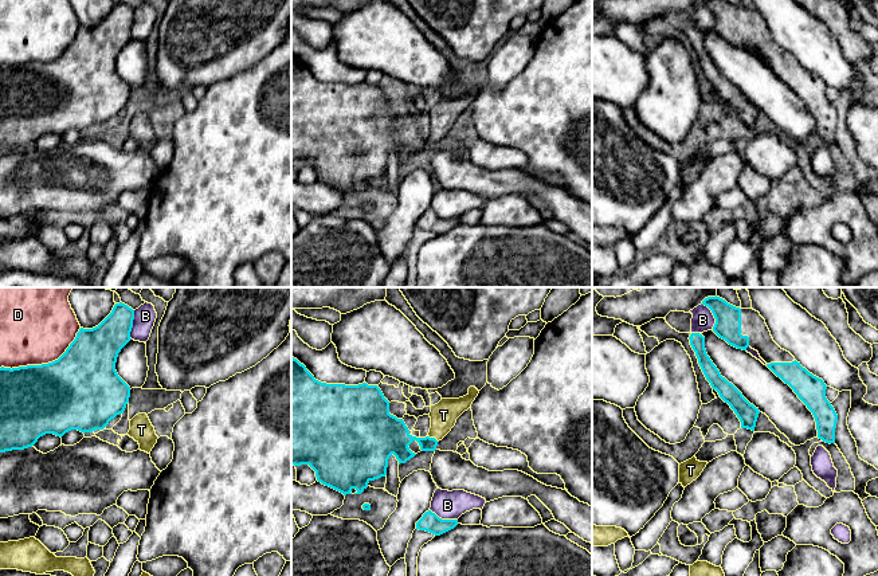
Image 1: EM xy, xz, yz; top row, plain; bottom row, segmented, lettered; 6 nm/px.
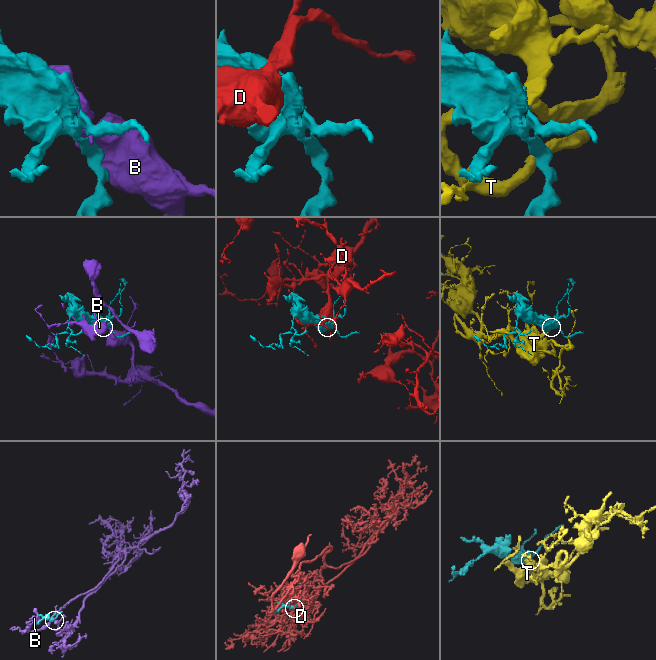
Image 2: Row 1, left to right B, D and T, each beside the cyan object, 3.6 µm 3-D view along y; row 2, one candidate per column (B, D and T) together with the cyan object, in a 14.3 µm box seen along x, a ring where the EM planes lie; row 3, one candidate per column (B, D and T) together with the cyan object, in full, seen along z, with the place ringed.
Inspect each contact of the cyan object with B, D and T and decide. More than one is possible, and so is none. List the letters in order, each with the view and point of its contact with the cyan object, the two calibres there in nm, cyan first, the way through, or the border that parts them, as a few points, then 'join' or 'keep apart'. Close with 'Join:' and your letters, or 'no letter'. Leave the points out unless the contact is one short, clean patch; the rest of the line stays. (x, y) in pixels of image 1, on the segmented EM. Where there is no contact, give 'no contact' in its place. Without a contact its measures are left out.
B: meets cyan in xy at (132, 325); 240 nm thick on the cyan side, 130 nm on the other; keep apart
D: meets cyan in xy at (43, 364); 440 nm thick on the cyan side, 440 nm on the other; keep apart
T: meets cyan in xz at (432, 438); 220 nm thick on the cyan side, 160 nm on the other; runs through xz (391, 435), (419, 441), (432, 438), (441, 426), (443, 415); join
Join: T

